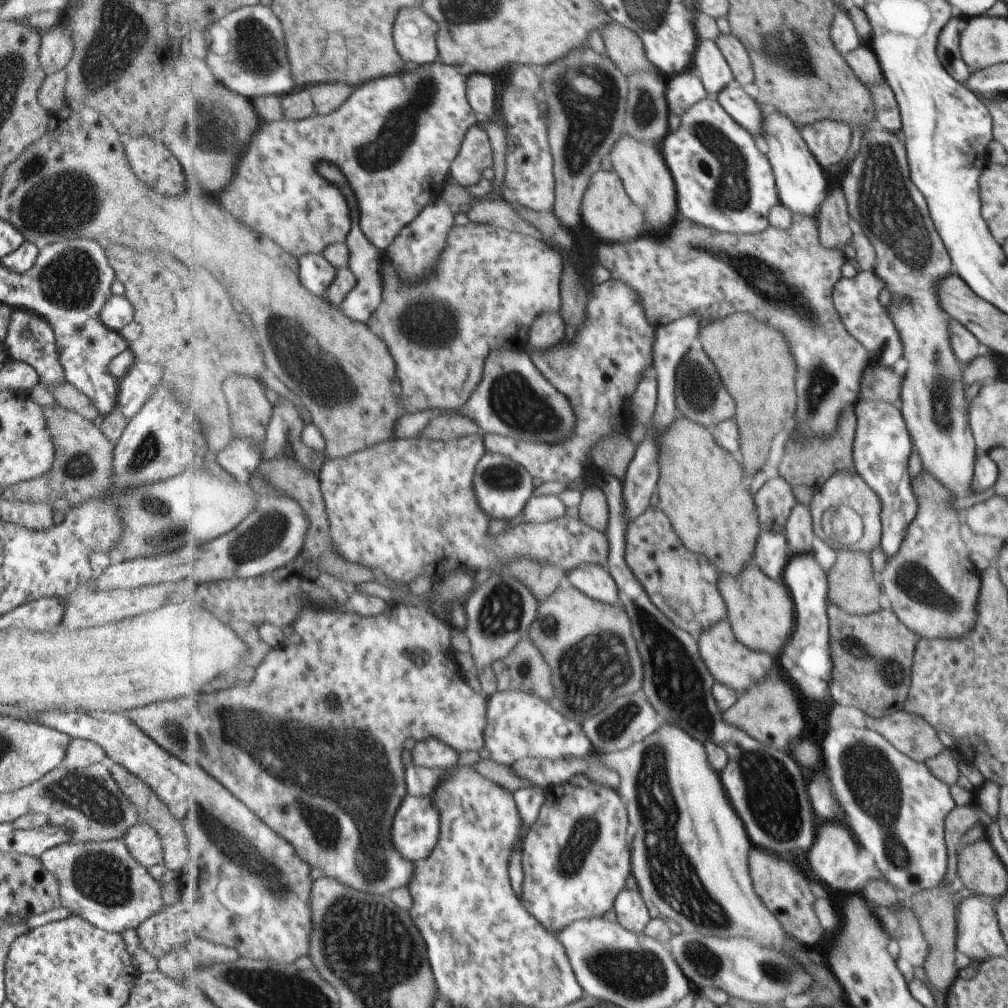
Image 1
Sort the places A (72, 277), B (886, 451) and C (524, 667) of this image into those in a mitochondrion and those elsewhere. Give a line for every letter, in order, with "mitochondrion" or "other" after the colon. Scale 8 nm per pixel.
A: mitochondrion
B: other
C: mitochondrion

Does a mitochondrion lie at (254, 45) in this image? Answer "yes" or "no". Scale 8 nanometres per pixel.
yes

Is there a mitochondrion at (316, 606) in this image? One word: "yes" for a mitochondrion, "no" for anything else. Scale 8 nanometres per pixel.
no

